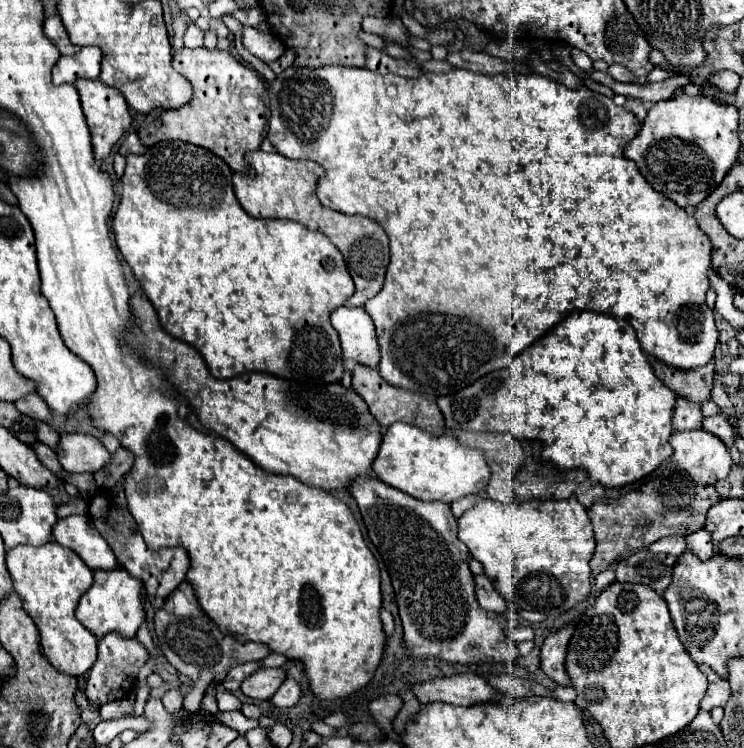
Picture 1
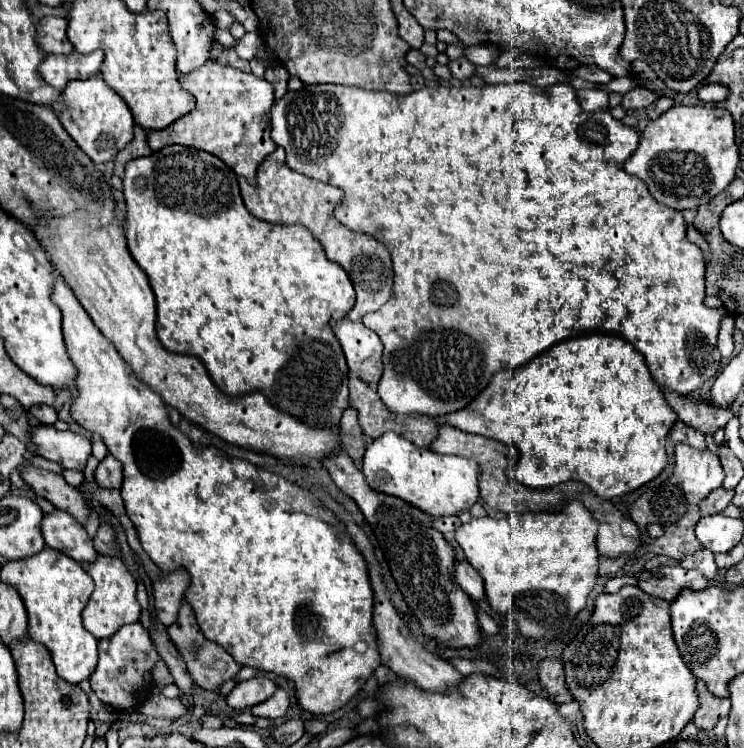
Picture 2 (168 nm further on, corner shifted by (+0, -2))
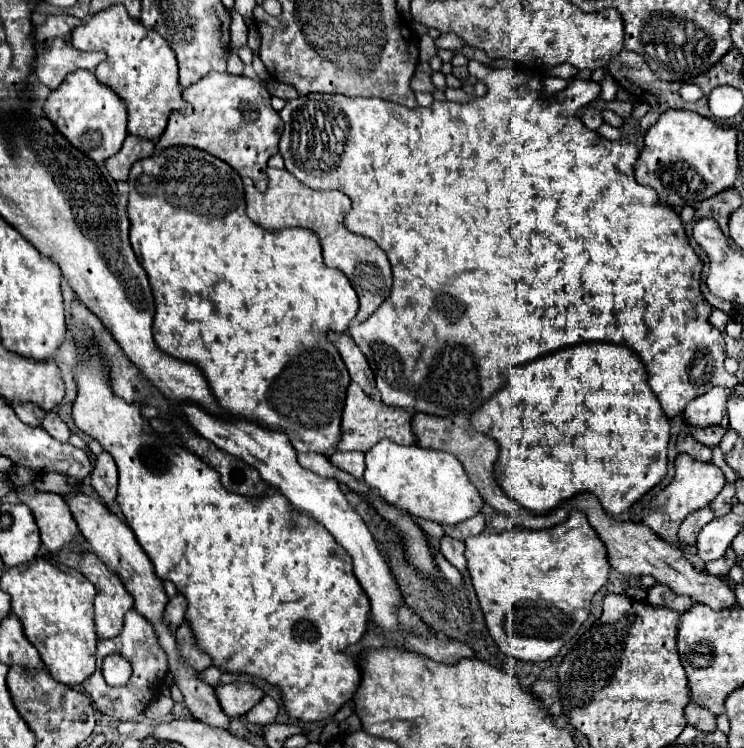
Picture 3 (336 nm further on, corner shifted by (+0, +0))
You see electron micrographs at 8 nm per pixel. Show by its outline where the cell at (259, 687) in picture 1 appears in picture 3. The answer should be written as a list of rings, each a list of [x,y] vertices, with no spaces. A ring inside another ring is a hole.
[[[232,682],[226,686],[218,686],[216,696],[224,714],[236,718],[236,716],[244,716],[256,702],[260,702],[264,692],[252,686],[250,682]]]

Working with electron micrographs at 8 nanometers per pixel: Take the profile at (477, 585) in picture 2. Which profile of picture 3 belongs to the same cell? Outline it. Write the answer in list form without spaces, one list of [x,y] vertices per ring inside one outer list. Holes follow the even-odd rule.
[[[442,536],[440,540],[440,552],[444,554],[444,558],[456,566],[460,572],[466,570],[466,558],[464,558],[464,542],[462,540],[454,540],[450,536]]]

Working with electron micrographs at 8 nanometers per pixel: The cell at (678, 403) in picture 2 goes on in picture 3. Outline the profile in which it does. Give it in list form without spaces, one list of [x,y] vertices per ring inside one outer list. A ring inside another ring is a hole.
[[[692,428],[692,432],[690,432],[700,444],[704,444],[704,446],[708,446],[708,448],[714,448],[714,446],[718,446],[720,442],[722,442],[722,438],[724,438],[724,430],[720,430],[720,428]]]

